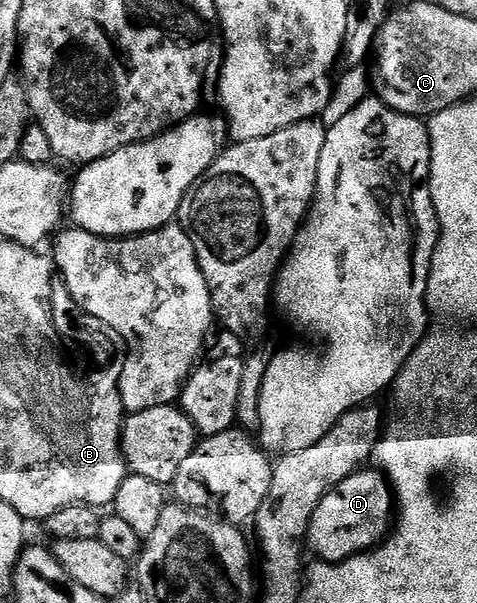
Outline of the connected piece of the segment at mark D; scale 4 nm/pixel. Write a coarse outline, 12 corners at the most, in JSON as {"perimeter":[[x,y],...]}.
{"perimeter":[[363,468],[316,508],[309,549],[337,564],[391,533],[386,475]]}

